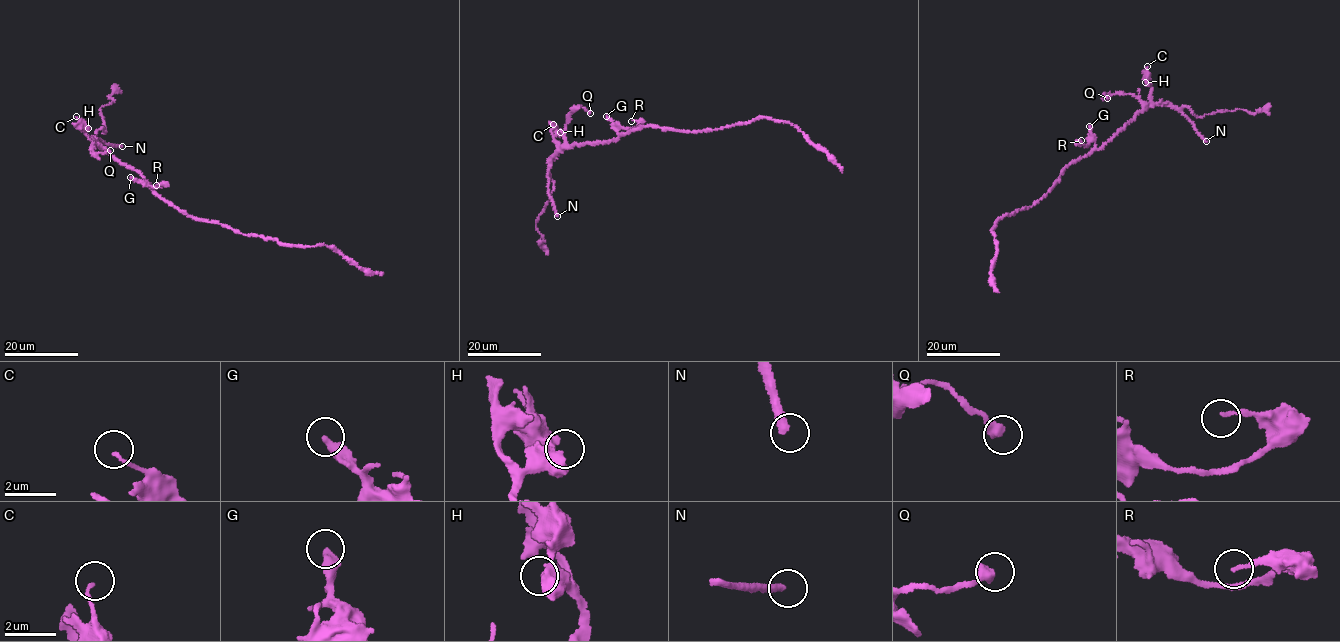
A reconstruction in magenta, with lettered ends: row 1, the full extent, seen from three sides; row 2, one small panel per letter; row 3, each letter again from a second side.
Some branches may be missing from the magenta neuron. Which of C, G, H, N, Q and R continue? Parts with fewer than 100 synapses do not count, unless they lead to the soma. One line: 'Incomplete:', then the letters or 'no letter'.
Incomplete: N

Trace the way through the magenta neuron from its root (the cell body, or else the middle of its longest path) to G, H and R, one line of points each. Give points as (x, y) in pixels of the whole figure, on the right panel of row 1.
G: (1076, 161), (1095, 147), (1089, 126)
H: (1076, 161), (1099, 149), (1150, 102), (1151, 86), (1145, 82)
R: (1076, 161), (1095, 146), (1092, 141), (1086, 147), (1081, 140)

